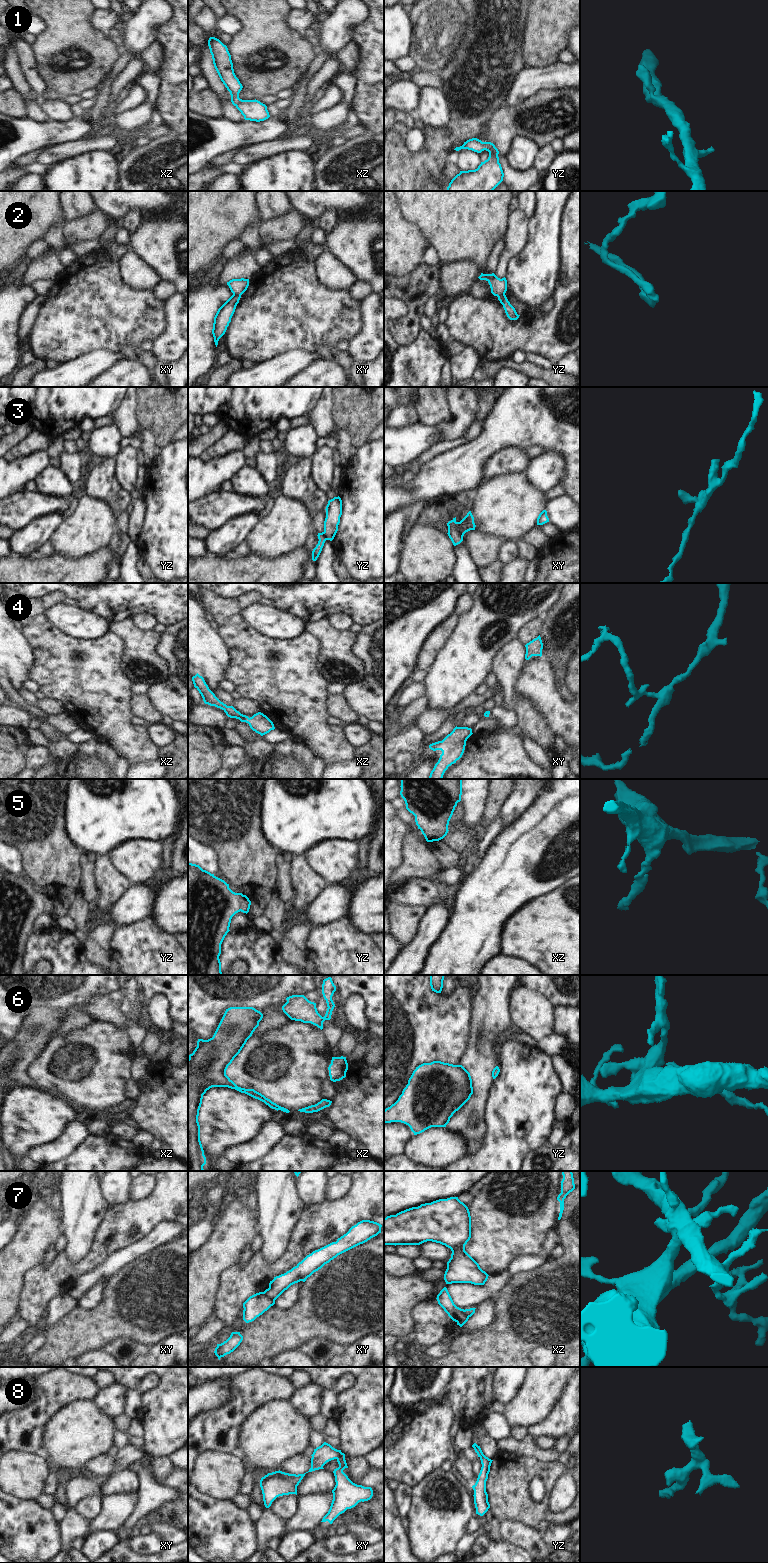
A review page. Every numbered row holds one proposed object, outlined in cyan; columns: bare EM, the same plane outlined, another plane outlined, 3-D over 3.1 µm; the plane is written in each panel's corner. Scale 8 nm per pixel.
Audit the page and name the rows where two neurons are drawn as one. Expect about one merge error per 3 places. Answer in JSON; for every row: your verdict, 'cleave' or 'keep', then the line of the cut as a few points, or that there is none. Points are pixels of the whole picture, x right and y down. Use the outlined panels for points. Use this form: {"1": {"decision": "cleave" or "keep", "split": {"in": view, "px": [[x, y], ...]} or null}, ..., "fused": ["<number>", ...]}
{"1": {"decision": "keep", "split": null}, "2": {"decision": "cleave", "split": {"in": "xy", "px": [[233, 294], [240, 295]]}}, "3": {"decision": "cleave", "split": {"in": "xy", "px": [[452, 520], [456, 523], [456, 528], [462, 536]]}}, "4": {"decision": "keep", "split": null}, "5": {"decision": "keep", "split": null}, "6": {"decision": "keep", "split": null}, "7": {"decision": "cleave", "split": {"in": "xy", "px": [[264, 1291], [274, 1300]]}}, "8": {"decision": "cleave", "split": {"in": "xy", "px": [[341, 1452], [336, 1458]]}}, "fused": ["2", "3", "7", "8"]}

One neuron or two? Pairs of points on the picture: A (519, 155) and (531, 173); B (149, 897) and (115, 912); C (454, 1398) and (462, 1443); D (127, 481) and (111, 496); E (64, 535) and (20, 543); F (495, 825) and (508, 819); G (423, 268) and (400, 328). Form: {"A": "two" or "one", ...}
{"A": "two", "B": "one", "C": "two", "D": "two", "E": "two", "F": "two", "G": "one"}

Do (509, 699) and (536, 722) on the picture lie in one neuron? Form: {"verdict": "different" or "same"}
{"verdict": "different"}

